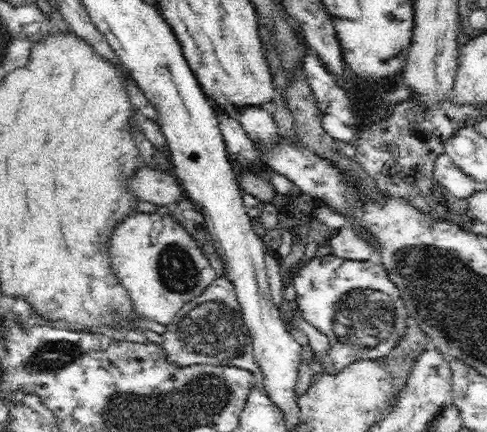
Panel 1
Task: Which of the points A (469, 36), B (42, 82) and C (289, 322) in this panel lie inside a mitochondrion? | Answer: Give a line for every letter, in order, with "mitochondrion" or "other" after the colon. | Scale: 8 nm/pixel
A: other
B: other
C: other

